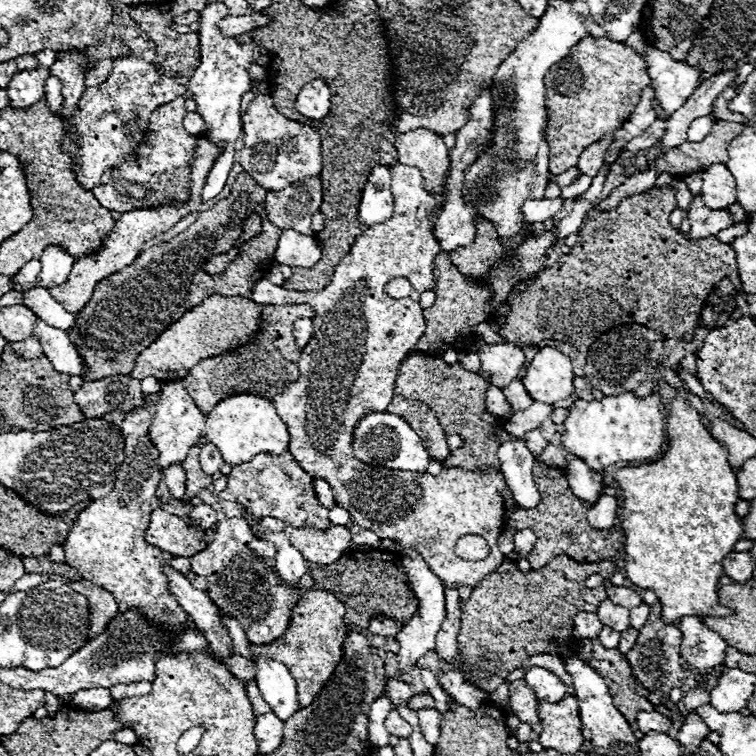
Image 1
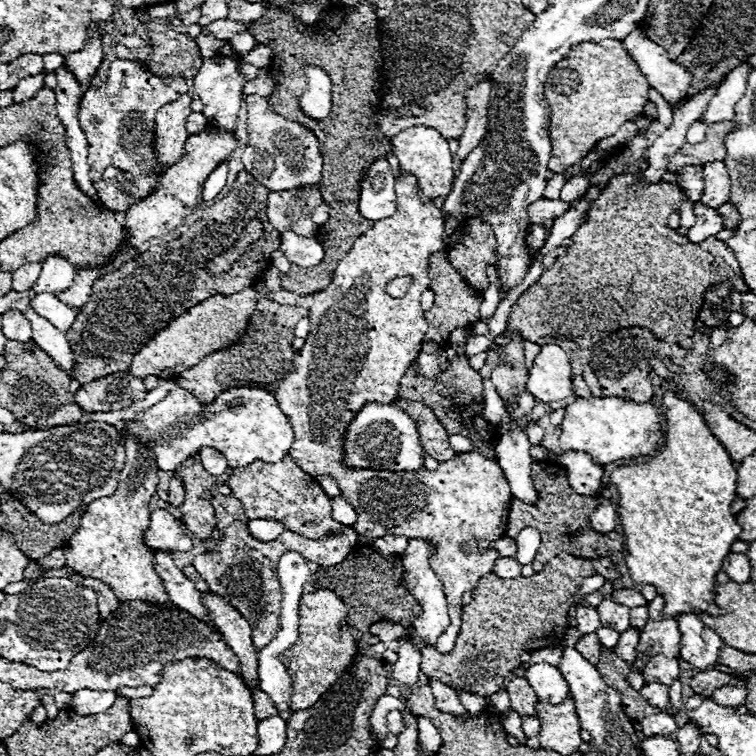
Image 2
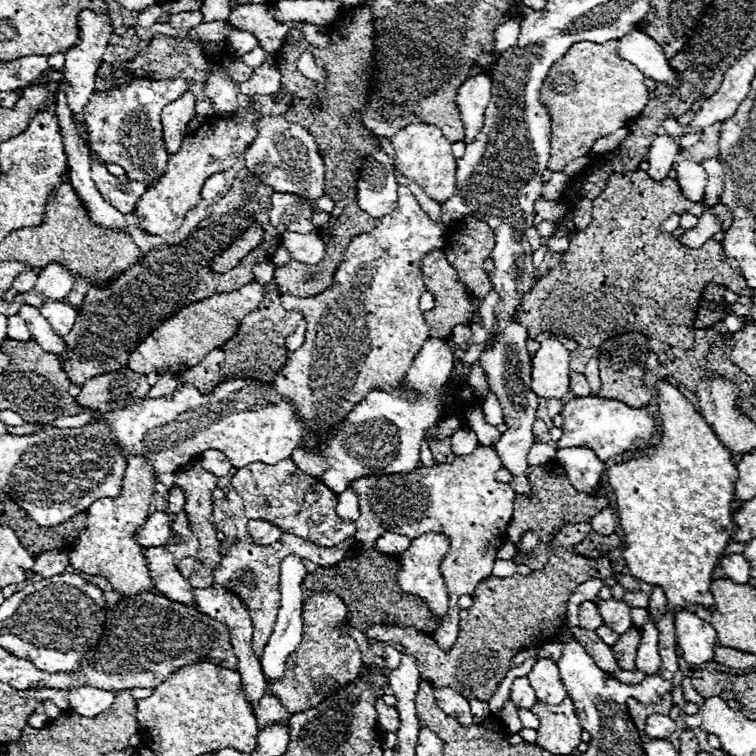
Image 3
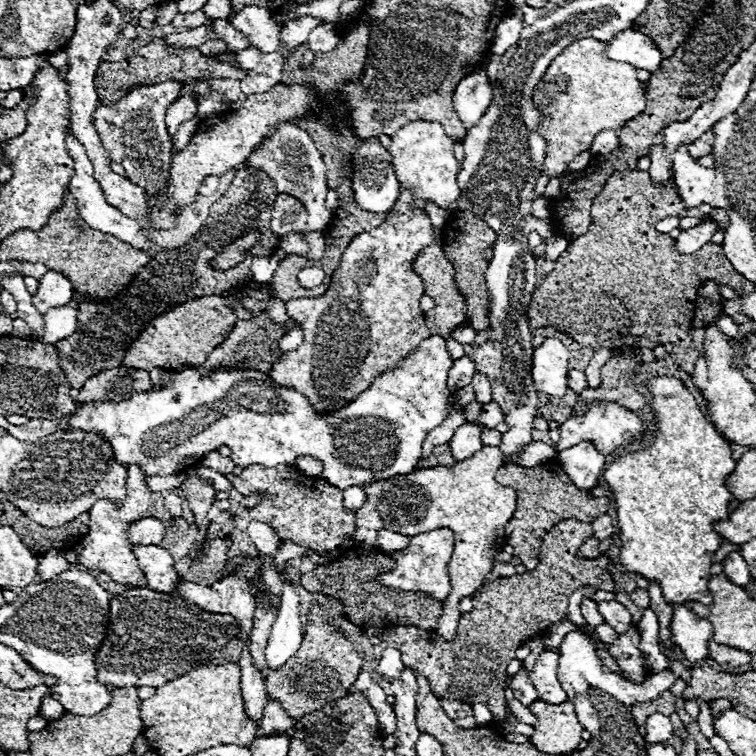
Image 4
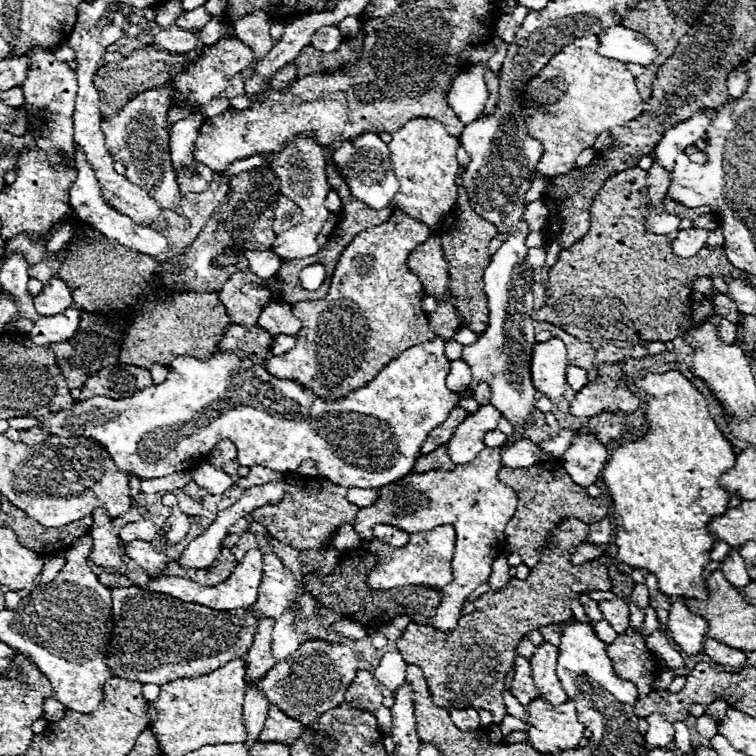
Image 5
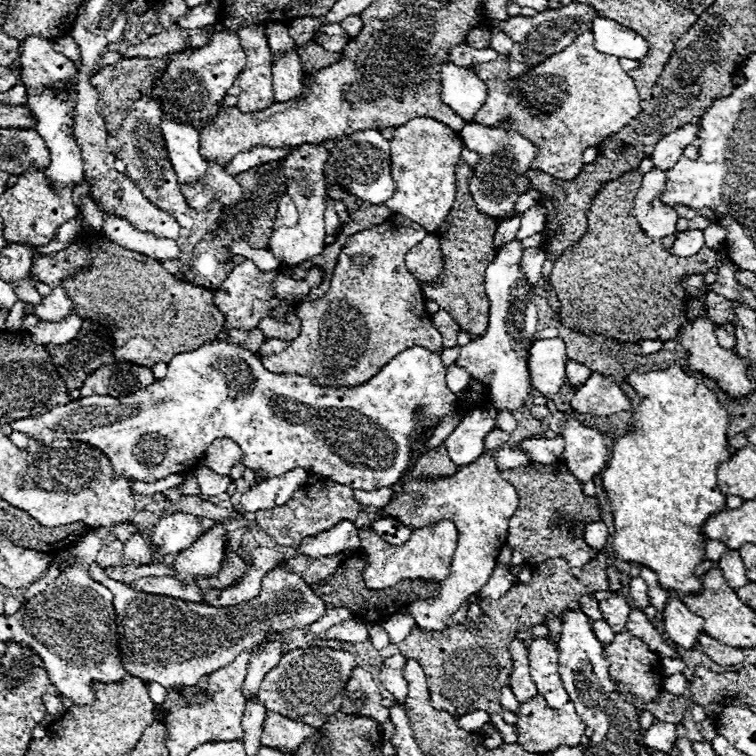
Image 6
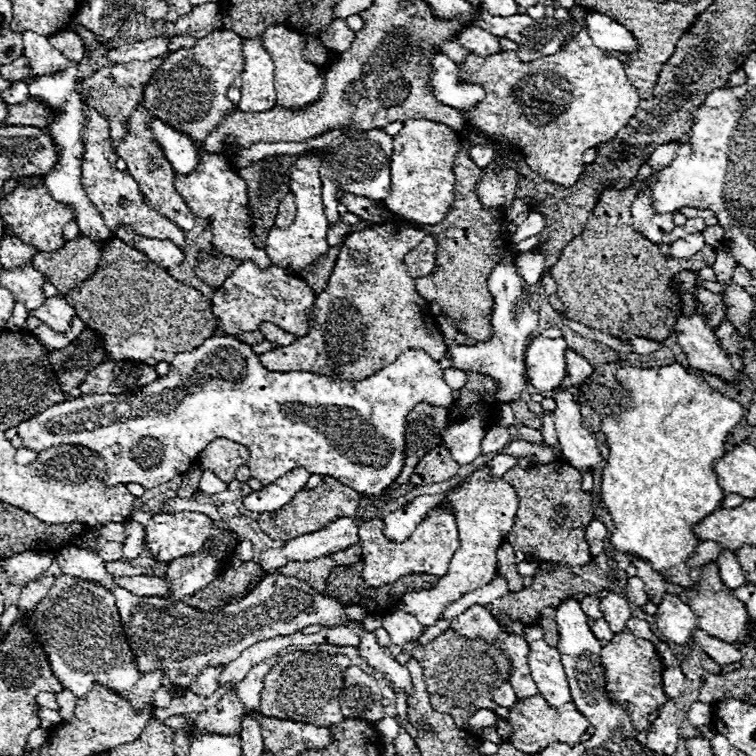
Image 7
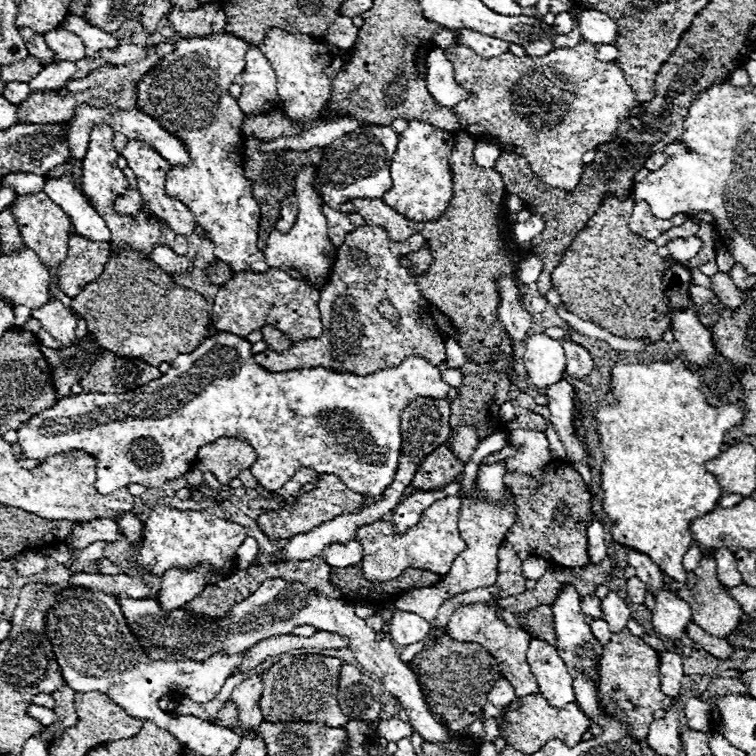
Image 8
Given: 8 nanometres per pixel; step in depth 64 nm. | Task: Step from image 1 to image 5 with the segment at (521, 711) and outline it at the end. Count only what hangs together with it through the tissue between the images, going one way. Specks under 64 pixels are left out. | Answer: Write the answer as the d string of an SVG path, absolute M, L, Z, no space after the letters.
M516 656L516 674L512 678L512 694L524 706L530 704L532 700L536 700L540 696L538 694L538 688L532 682L532 676L530 676L530 664L522 656Z

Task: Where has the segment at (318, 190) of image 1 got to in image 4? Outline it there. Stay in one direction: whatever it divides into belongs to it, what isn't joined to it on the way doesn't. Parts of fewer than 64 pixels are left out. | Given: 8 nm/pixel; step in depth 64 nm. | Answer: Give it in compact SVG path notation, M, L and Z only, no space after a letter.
M278 194L274 198L274 208L272 208L272 232L278 236L294 232L294 230L304 230L306 228L306 208L298 198L288 196L288 194Z

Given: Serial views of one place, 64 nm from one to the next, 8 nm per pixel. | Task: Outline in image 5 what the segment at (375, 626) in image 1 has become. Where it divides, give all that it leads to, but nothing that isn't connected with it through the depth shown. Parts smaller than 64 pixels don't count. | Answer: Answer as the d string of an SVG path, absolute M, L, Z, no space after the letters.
M568 518L558 524L548 534L550 548L554 552L542 554L538 566L530 570L526 580L512 578L498 594L492 590L474 600L476 610L460 618L460 624L454 632L442 634L430 626L408 624L408 628L396 638L398 652L406 664L418 666L430 686L434 702L442 708L488 708L494 716L494 724L500 724L508 714L504 708L504 690L506 690L506 672L514 662L516 646L520 640L542 626L552 622L572 618L570 602L572 596L592 590L612 590L610 576L606 570L608 556L574 566L570 562L570 548L586 540L588 524Z

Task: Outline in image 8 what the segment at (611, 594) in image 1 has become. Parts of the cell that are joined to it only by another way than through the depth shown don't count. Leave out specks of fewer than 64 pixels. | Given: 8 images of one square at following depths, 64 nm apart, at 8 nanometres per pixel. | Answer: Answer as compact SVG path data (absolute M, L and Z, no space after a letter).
M630 578L630 580L628 580L628 598L630 598L634 604L644 604L646 594L648 594L646 584L644 584L640 578Z

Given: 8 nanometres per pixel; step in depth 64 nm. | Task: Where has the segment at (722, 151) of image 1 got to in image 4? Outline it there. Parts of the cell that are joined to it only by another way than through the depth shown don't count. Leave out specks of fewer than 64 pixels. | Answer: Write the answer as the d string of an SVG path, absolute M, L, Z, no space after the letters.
M710 128L694 144L690 144L690 156L694 160L698 160L698 158L702 158L706 154L712 154L712 146L714 146L714 132Z

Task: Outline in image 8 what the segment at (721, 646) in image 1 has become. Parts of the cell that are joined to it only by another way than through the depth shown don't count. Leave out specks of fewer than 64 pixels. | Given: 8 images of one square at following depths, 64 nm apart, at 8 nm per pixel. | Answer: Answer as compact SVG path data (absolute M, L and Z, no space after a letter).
M660 590L656 594L652 624L658 634L670 640L682 640L682 636L686 636L686 628L690 622L692 622L692 610L688 602L684 602L670 590Z

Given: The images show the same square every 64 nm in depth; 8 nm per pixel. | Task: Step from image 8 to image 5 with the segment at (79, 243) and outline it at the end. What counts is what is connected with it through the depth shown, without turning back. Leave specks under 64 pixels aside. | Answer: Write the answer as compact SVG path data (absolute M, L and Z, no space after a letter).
M42 260L38 264L30 264L28 274L30 274L30 278L36 278L42 284L46 284L50 280L50 276L56 276L58 268L60 268L60 262L56 262L56 260Z

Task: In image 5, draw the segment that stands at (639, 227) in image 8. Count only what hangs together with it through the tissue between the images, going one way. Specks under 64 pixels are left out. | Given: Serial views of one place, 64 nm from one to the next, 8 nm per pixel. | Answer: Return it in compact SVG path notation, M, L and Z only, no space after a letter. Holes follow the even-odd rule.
M654 162L652 168L648 170L648 200L652 202L652 206L660 208L668 186L670 186L670 172L662 168L658 162ZM654 212L650 218L648 218L648 226L650 226L650 232L654 234L670 234L674 230L678 230L678 224L680 224L680 218L672 216L672 214L658 214Z

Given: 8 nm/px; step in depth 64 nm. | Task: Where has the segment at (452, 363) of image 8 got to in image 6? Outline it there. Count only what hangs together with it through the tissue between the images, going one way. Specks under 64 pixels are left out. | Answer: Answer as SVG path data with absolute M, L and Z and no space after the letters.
M512 240L498 248L494 262L484 274L486 294L490 300L488 332L472 340L472 344L462 346L460 356L456 358L456 364L466 368L474 380L486 382L490 390L490 404L498 410L508 410L510 414L518 412L530 402L532 384L528 378L528 352L538 326L538 312L532 302L532 284L526 280L520 266L522 252L524 248L520 240Z

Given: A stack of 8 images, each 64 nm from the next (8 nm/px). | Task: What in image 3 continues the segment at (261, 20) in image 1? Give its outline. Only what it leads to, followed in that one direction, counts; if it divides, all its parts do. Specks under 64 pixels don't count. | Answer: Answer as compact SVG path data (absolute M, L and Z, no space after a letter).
M218 20L218 22L206 22L202 26L192 28L192 32L188 32L188 38L194 42L200 40L214 40L214 42L224 42L226 36L230 34L230 30L234 30L234 26L228 20Z

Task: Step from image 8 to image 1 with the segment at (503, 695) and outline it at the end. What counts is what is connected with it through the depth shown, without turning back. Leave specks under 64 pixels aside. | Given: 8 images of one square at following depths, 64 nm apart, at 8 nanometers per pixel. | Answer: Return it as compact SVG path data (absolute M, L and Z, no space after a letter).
M520 724L516 738L518 738L520 742L526 742L526 744L528 744L528 742L532 742L532 740L538 740L540 730L542 730L540 724L538 724L538 726L532 726L532 728L530 728L528 724Z

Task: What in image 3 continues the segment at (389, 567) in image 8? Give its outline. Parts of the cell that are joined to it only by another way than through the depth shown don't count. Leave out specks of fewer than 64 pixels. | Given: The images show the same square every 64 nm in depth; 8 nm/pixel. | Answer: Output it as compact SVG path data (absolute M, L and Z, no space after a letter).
M422 534L422 536L414 538L410 548L400 554L402 568L396 576L398 586L404 592L410 592L410 594L422 598L428 604L430 612L438 618L440 624L446 620L446 610L448 610L448 592L446 592L446 584L442 580L442 574L438 570L442 556L448 552L446 546L448 546L448 538L444 534Z

